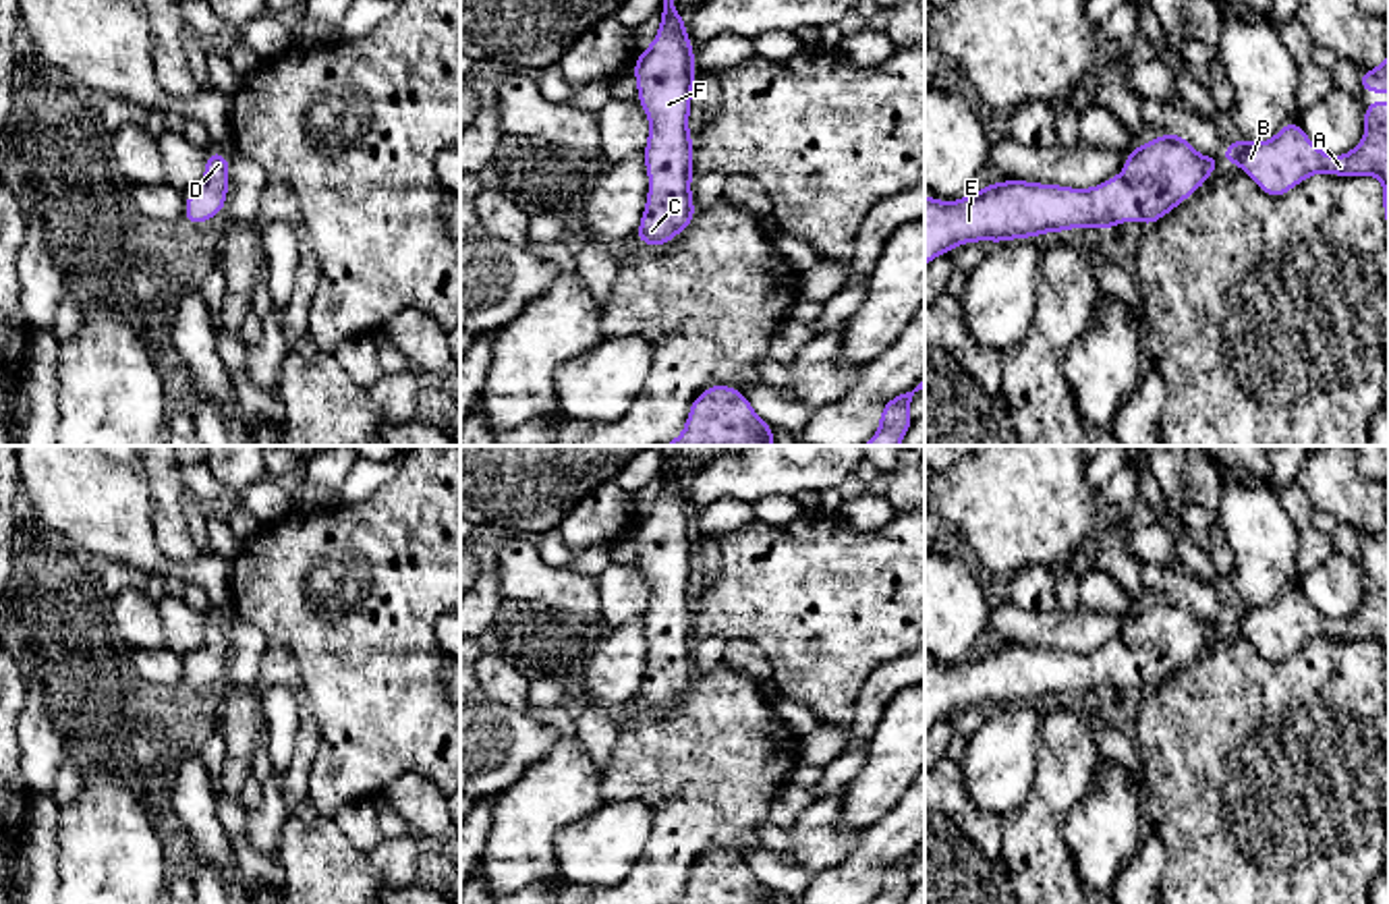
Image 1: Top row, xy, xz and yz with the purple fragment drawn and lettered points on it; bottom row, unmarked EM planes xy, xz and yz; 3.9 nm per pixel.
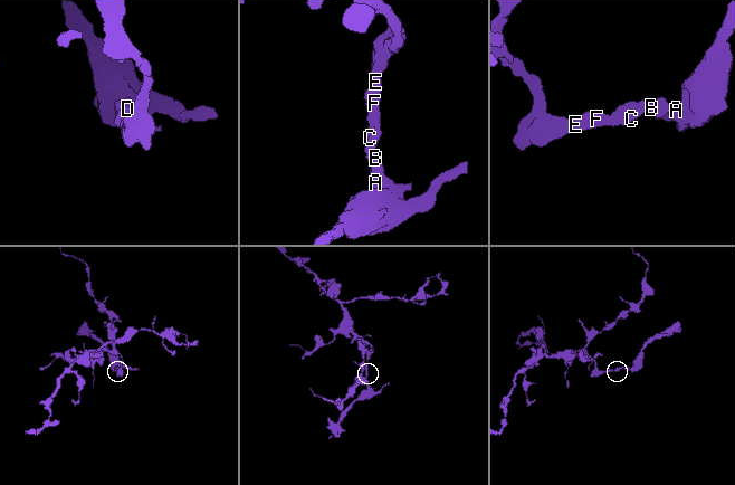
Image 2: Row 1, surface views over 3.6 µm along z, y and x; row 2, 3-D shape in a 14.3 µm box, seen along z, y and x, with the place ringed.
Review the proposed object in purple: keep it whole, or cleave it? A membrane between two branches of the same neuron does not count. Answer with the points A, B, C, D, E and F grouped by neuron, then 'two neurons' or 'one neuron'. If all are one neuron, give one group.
groups A B C D E F; one neuron

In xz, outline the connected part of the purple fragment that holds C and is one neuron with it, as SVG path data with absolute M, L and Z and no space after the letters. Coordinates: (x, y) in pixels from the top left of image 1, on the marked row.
M663 0L661 25L634 66L639 104L649 116L649 139L643 149L649 176L645 211L636 241L663 247L694 220L692 135L688 131L694 50L686 21Z

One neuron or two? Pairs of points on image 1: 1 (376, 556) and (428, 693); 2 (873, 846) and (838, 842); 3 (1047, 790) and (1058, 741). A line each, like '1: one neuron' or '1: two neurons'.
1: one neuron
2: two neurons
3: one neuron

